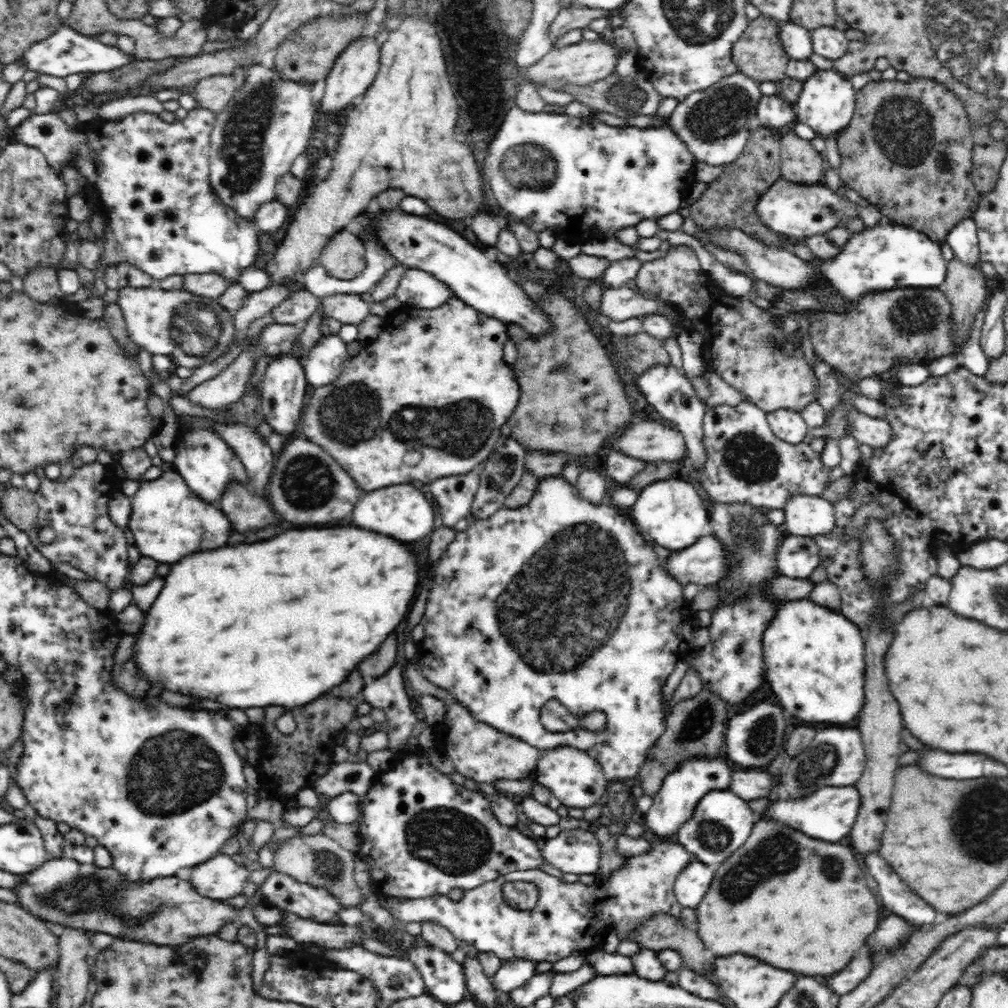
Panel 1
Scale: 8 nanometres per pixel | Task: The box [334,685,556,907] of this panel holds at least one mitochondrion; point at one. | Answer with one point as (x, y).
(456, 844)

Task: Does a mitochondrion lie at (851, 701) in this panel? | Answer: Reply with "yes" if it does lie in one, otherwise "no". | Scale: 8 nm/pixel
no

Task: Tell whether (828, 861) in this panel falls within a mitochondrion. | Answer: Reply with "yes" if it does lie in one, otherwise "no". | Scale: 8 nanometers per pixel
yes

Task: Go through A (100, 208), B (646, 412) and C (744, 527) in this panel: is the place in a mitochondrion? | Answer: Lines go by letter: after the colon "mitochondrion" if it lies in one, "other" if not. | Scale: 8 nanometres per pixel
A: other
B: other
C: mitochondrion

